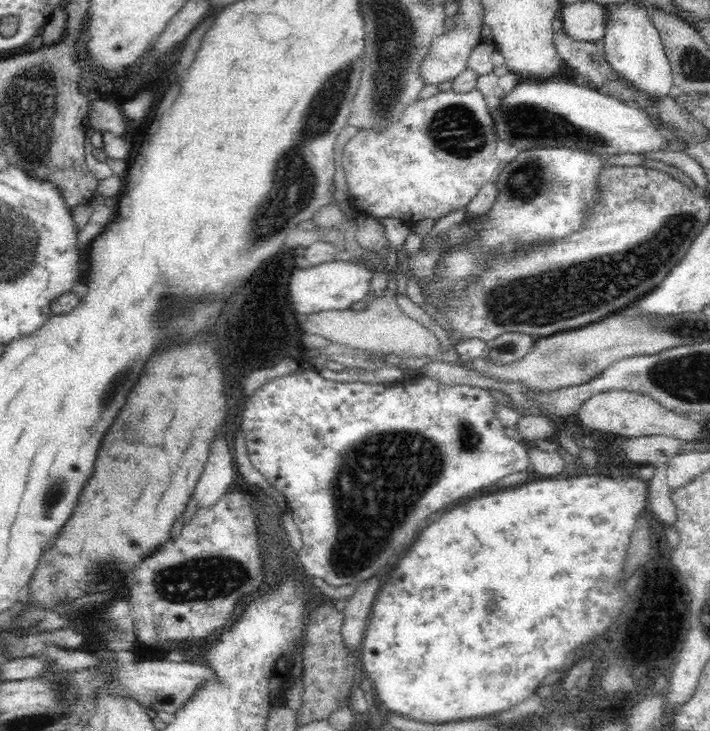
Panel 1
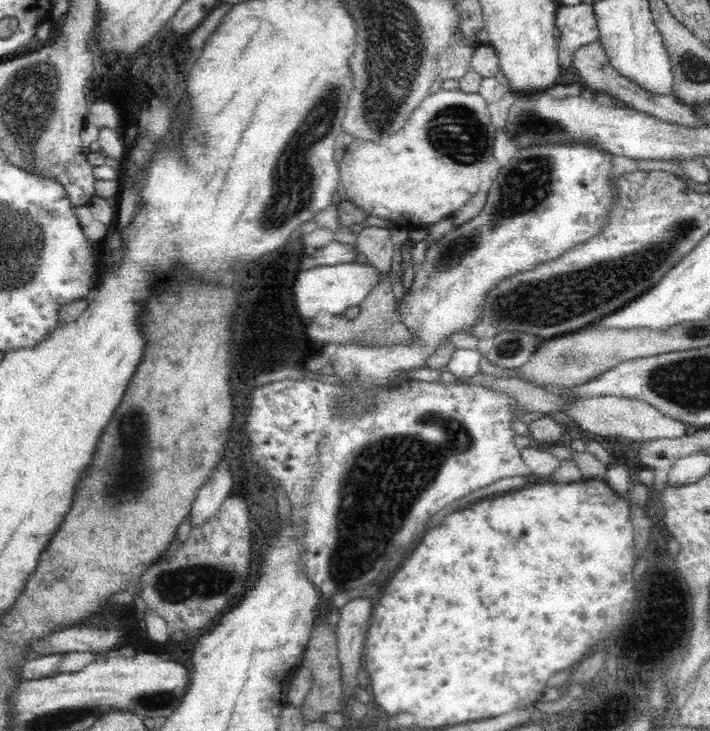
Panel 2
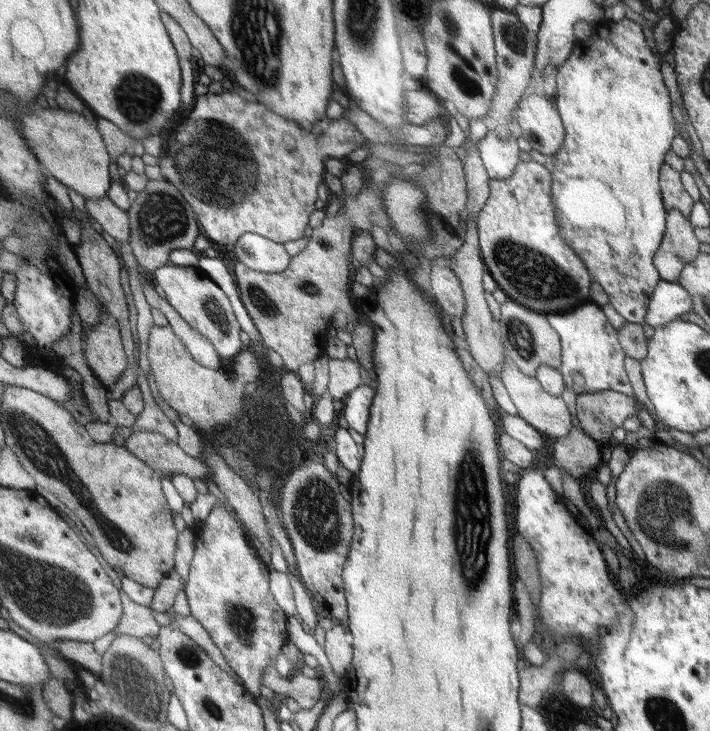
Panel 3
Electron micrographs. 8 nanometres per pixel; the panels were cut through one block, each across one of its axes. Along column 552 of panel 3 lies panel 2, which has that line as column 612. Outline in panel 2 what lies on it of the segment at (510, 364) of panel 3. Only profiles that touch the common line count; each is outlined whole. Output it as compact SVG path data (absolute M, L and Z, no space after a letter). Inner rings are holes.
M614 396L584 398L572 401L572 406L566 410L573 422L597 438L621 436L633 441L653 441L657 438L680 438L691 432L684 423L664 416L644 401L629 401Z

